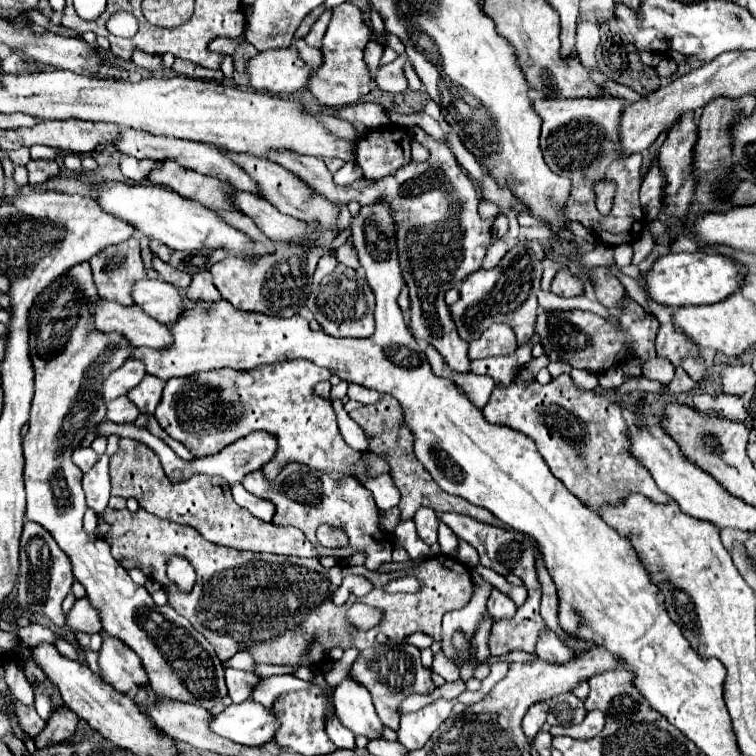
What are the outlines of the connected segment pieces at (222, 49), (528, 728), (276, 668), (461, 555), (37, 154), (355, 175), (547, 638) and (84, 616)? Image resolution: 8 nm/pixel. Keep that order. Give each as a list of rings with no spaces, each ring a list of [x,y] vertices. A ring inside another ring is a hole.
[[[216,39],[216,41],[212,41],[210,45],[208,45],[208,49],[210,51],[216,51],[216,53],[226,53],[226,55],[232,55],[234,53],[234,49],[236,49],[236,45],[238,45],[238,39]]]
[[[536,703],[526,711],[522,719],[522,731],[526,733],[526,737],[532,739],[542,729],[542,725],[546,723],[546,711],[548,711],[546,703]]]
[[[256,664],[254,673],[265,679],[273,675],[284,675],[284,673],[294,673],[296,667],[282,667],[282,665]]]
[[[460,541],[460,545],[458,545],[458,561],[464,563],[468,569],[474,569],[480,565],[478,551],[472,545],[468,545],[466,541]]]
[[[32,147],[30,149],[30,157],[32,159],[56,159],[58,151],[52,147]]]
[[[348,161],[336,175],[334,181],[336,185],[350,185],[362,177],[362,169],[356,165],[356,161]]]
[[[548,629],[538,641],[538,657],[548,663],[568,663],[574,655],[576,653],[572,653],[572,649],[564,645],[564,641],[560,641],[552,629]]]
[[[78,599],[70,613],[66,615],[66,627],[70,633],[100,633],[102,625],[98,619],[96,609],[90,605],[88,599]]]

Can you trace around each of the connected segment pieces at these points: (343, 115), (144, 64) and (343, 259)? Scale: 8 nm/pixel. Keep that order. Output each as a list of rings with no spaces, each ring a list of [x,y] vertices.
[[[360,103],[354,107],[338,109],[338,117],[344,121],[350,121],[350,123],[354,123],[354,121],[364,123],[366,129],[378,129],[378,127],[384,127],[390,123],[388,111],[382,105],[374,105],[374,103]]]
[[[134,51],[134,55],[132,55],[132,61],[136,63],[136,67],[142,67],[142,69],[150,69],[150,71],[154,71],[156,67],[160,67],[162,65],[162,59],[160,57],[156,57],[156,55],[146,55],[146,53],[136,53]]]
[[[350,240],[337,249],[336,257],[340,263],[354,270],[360,267],[355,247]]]

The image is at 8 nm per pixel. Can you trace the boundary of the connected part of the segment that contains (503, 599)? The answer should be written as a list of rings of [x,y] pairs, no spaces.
[[[492,587],[492,593],[488,597],[488,613],[492,613],[494,619],[510,619],[516,613],[516,605],[506,593]]]

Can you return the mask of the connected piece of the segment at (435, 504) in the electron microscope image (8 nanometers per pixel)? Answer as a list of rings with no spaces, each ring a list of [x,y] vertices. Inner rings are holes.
[[[382,395],[376,403],[372,405],[362,405],[360,409],[352,411],[350,417],[364,429],[366,437],[368,437],[368,449],[366,451],[372,451],[376,453],[378,457],[384,457],[390,465],[390,473],[392,473],[392,479],[394,479],[394,485],[396,489],[400,491],[400,503],[398,503],[398,509],[400,509],[400,519],[406,521],[406,519],[412,519],[414,513],[418,511],[418,507],[422,505],[428,505],[432,507],[436,513],[444,513],[444,511],[456,511],[456,513],[462,513],[462,515],[470,515],[478,521],[484,521],[484,523],[492,523],[492,525],[500,525],[500,521],[486,509],[482,507],[474,507],[472,503],[456,497],[456,495],[448,495],[444,493],[436,483],[434,479],[430,477],[430,473],[420,465],[420,461],[414,457],[414,451],[412,451],[412,433],[408,431],[408,427],[404,425],[402,421],[402,409],[400,409],[400,403],[392,397],[392,395]]]

